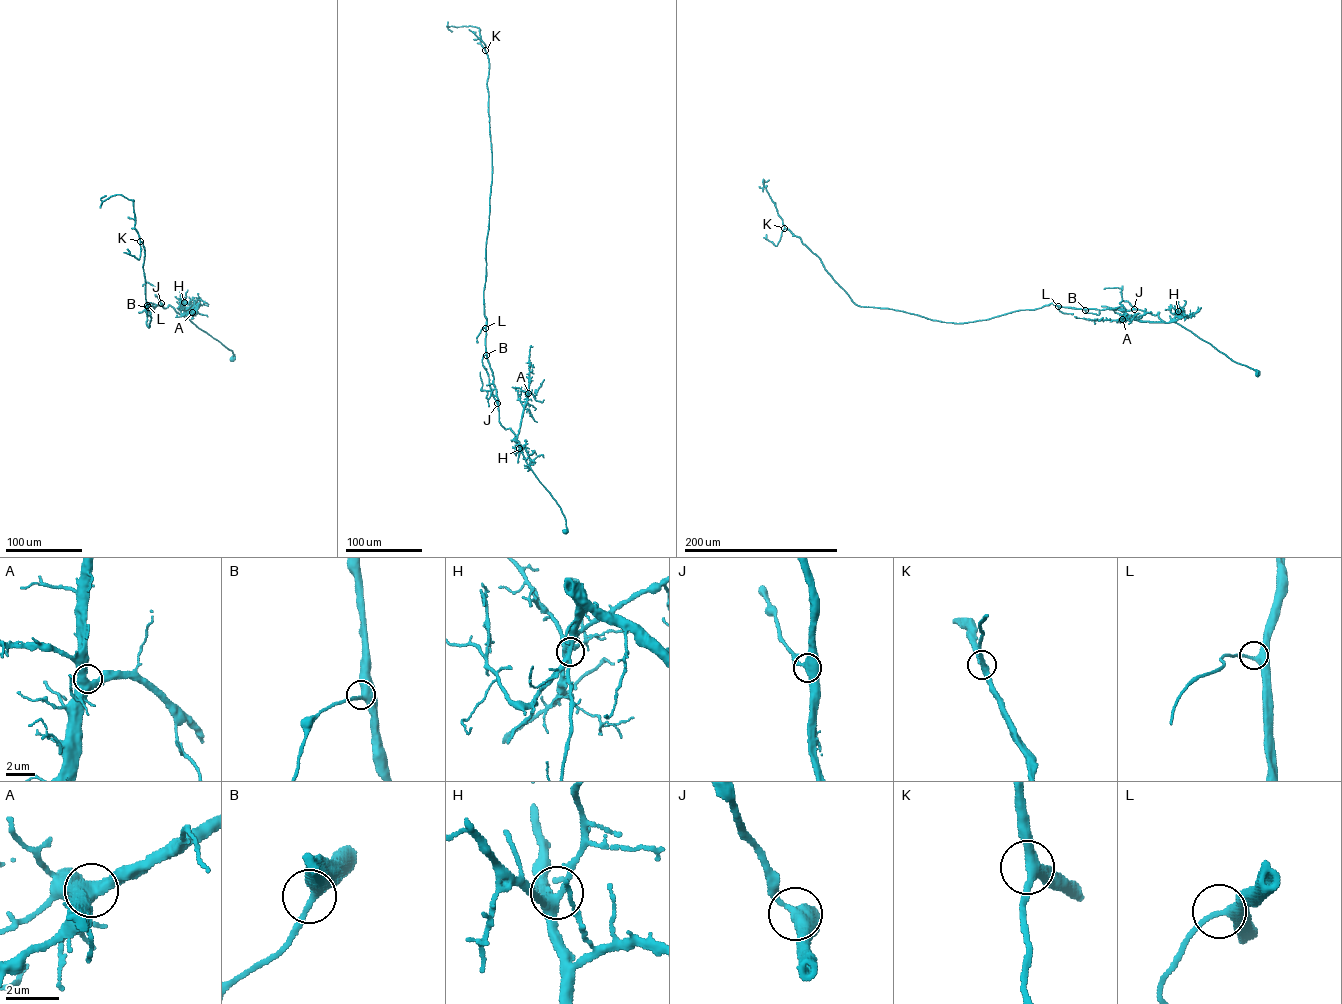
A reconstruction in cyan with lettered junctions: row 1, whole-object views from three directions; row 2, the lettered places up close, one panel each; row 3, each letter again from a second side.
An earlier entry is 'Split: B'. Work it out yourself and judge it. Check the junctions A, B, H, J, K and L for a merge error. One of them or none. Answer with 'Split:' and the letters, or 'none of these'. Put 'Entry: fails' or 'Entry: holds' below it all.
Split: none of these
Entry: fails

